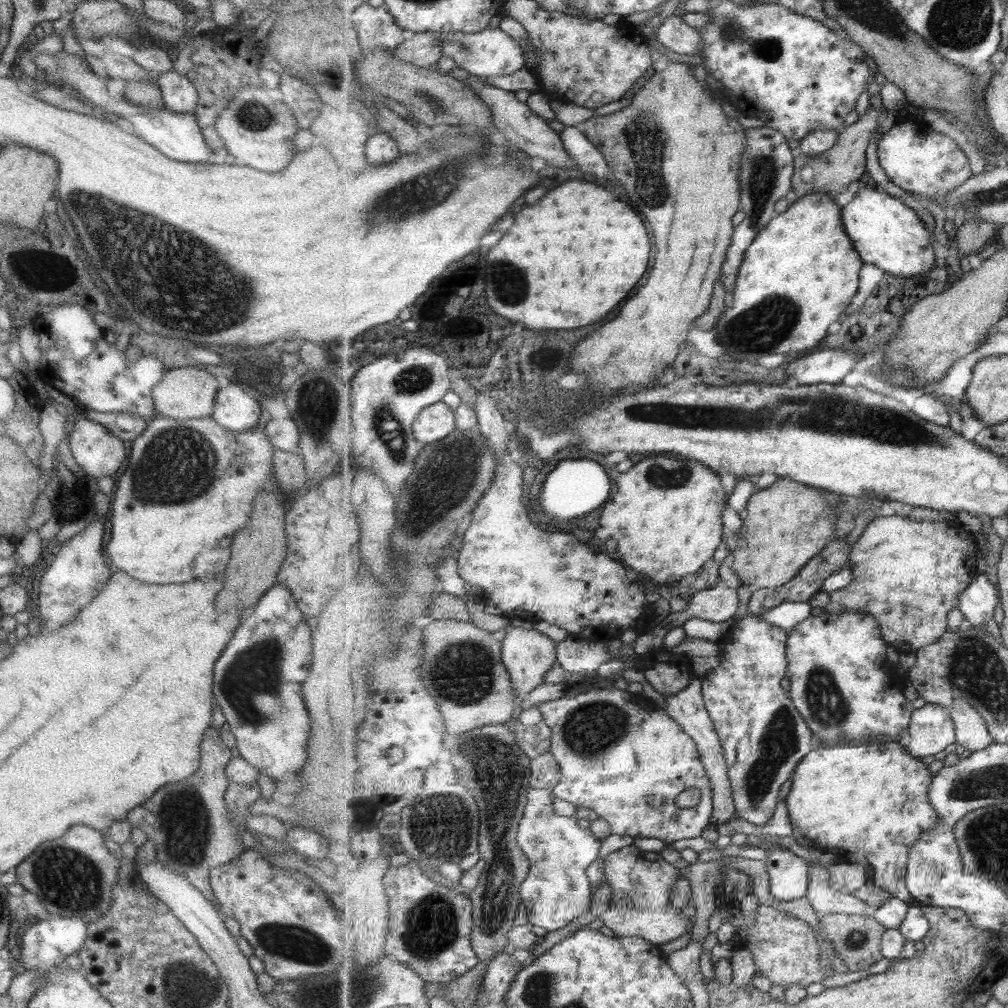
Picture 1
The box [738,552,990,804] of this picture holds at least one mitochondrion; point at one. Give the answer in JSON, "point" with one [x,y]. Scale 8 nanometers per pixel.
{"point":[829,710]}

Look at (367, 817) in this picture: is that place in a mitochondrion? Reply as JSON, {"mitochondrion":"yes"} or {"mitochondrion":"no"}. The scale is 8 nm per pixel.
{"mitochondrion":"no"}

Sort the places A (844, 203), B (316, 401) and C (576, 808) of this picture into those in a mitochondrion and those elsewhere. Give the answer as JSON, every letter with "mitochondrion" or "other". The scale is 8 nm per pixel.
{"A":"other","B":"mitochondrion","C":"other"}

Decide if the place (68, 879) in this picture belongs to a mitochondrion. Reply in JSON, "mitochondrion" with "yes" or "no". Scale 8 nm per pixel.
{"mitochondrion":"yes"}

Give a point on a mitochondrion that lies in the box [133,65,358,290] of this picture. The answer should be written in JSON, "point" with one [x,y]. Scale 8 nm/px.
{"point":[255,117]}

